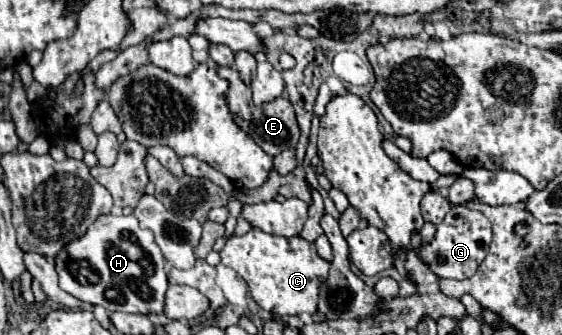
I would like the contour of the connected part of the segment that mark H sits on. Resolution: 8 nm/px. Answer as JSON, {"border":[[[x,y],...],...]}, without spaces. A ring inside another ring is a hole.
{"border":[[[106,215],[98,217],[98,225],[86,233],[86,237],[80,237],[78,241],[72,241],[62,249],[62,253],[54,259],[56,271],[60,277],[60,287],[74,295],[80,301],[92,303],[92,305],[102,305],[108,313],[140,313],[140,315],[160,315],[164,311],[164,295],[168,289],[168,277],[166,277],[166,261],[162,257],[160,247],[154,241],[154,233],[142,231],[138,225],[138,219],[134,215]],[[108,289],[118,289],[120,297],[108,299],[106,291]]]}

